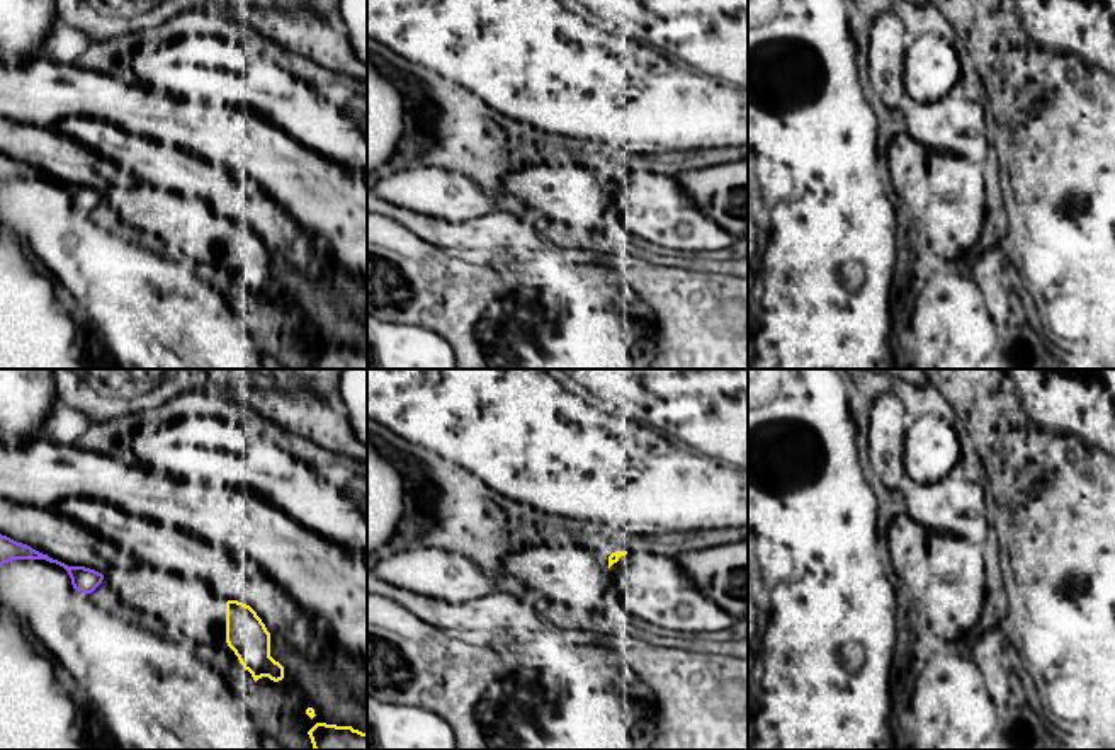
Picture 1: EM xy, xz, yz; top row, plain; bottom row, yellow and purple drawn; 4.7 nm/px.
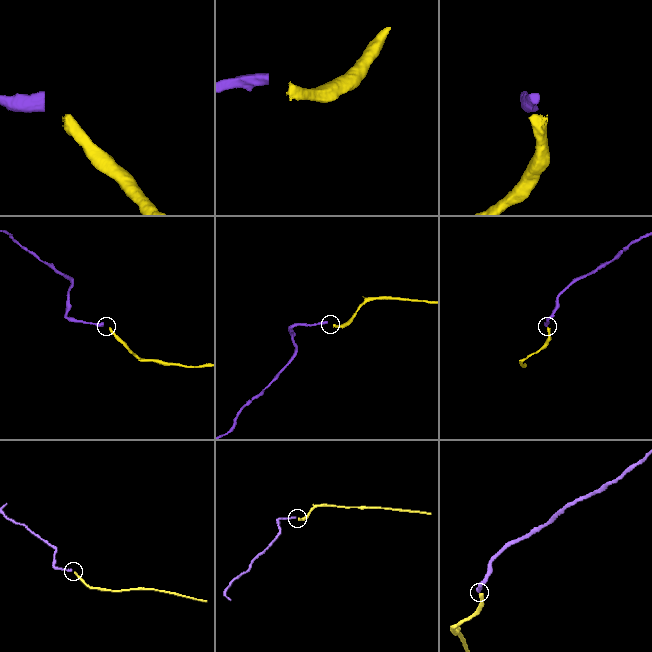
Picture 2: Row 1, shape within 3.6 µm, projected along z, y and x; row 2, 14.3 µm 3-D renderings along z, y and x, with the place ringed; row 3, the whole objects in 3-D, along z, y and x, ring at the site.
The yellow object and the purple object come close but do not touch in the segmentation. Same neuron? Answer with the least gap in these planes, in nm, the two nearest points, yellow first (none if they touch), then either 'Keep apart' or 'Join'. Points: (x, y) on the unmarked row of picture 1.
Distance 600 nm. Across: xy (226, 221), (102, 198). Keep apart

